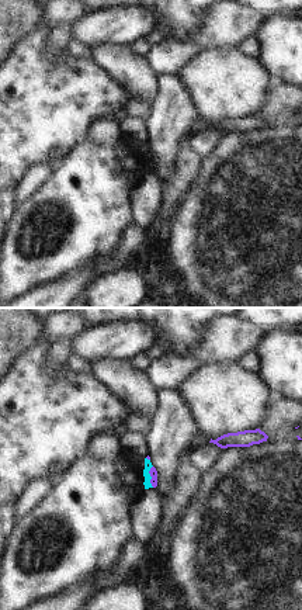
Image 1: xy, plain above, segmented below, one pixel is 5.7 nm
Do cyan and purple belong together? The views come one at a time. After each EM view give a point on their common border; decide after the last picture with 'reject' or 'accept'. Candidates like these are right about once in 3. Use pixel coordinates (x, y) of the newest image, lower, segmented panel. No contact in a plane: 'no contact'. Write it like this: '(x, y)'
(150, 477)

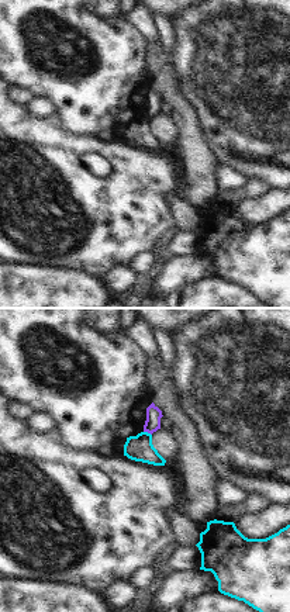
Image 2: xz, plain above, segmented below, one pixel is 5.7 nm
(147, 432)

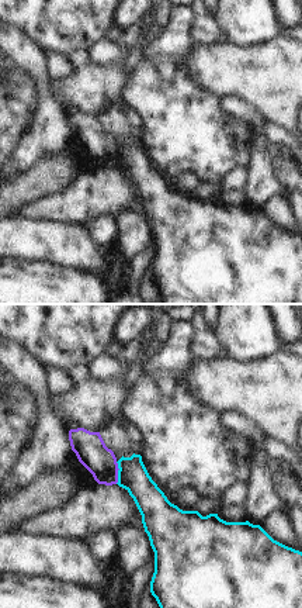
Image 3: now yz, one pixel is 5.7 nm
(118, 473)

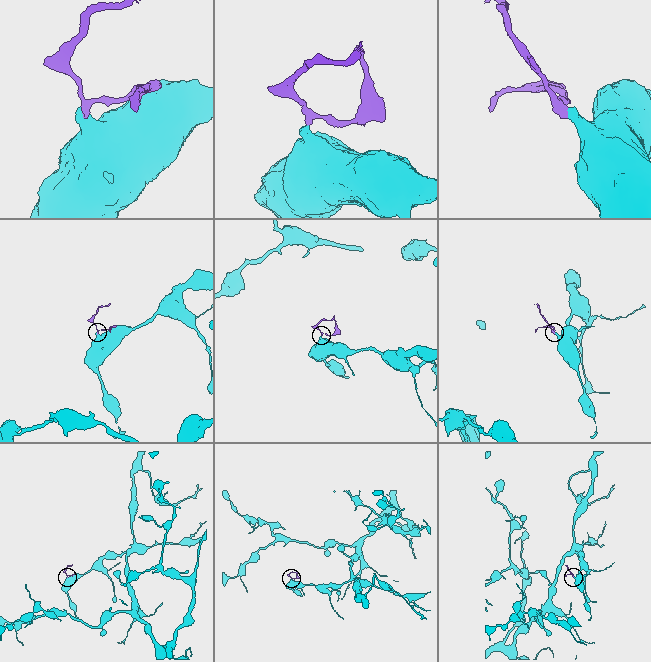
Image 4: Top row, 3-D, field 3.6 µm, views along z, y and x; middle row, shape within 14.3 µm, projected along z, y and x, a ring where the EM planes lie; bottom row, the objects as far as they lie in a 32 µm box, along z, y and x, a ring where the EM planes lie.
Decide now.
reject

